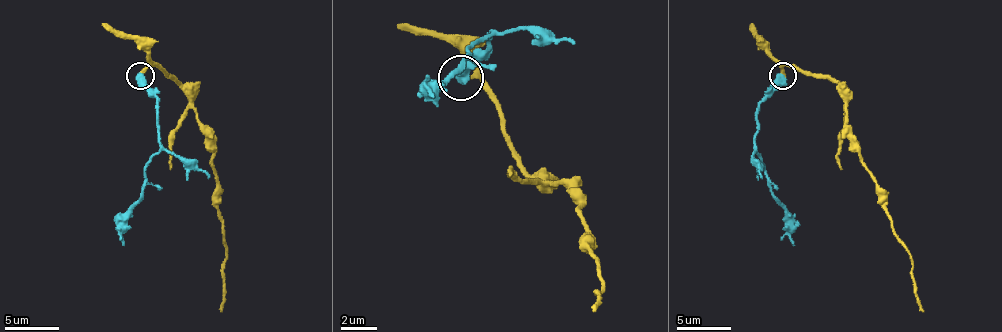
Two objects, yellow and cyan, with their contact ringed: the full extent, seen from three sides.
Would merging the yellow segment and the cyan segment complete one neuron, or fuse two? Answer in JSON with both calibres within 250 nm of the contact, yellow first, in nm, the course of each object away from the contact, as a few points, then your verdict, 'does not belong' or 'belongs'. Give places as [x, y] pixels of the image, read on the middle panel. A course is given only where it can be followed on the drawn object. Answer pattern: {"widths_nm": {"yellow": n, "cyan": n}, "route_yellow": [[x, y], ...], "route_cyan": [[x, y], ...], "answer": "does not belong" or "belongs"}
{"widths_nm": {"yellow": 240, "cyan": 700}, "route_yellow": [[459, 79], [477, 79], [513, 160], [540, 182], [558, 182], [580, 205], [585, 236], [603, 286], [594, 313]], "route_cyan": [[459, 79], [486, 52], [486, 38], [495, 34], [468, 47], [432, 97]], "answer": "belongs"}

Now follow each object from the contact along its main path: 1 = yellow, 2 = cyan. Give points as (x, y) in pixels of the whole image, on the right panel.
1: (783, 76), (791, 65), (832, 79), (845, 98), (845, 127), (908, 252), (924, 312)
2: (783, 76), (758, 106), (756, 149), (772, 198), (786, 212), (794, 244)

